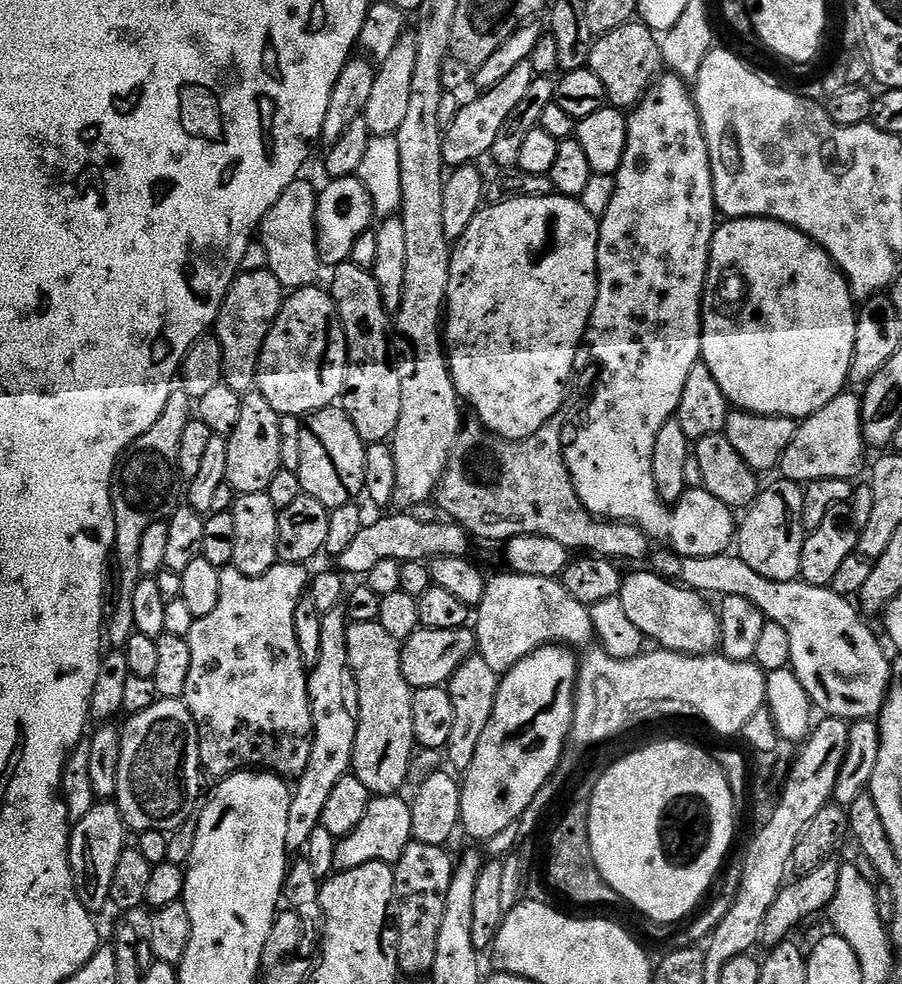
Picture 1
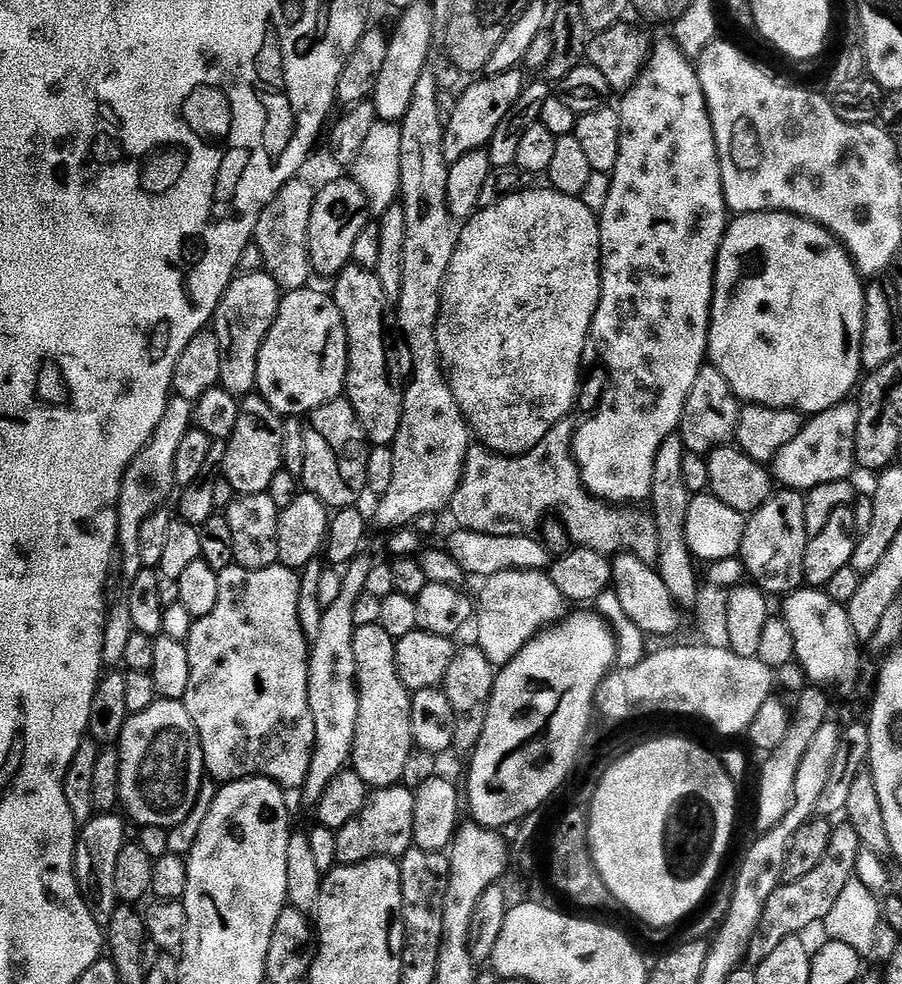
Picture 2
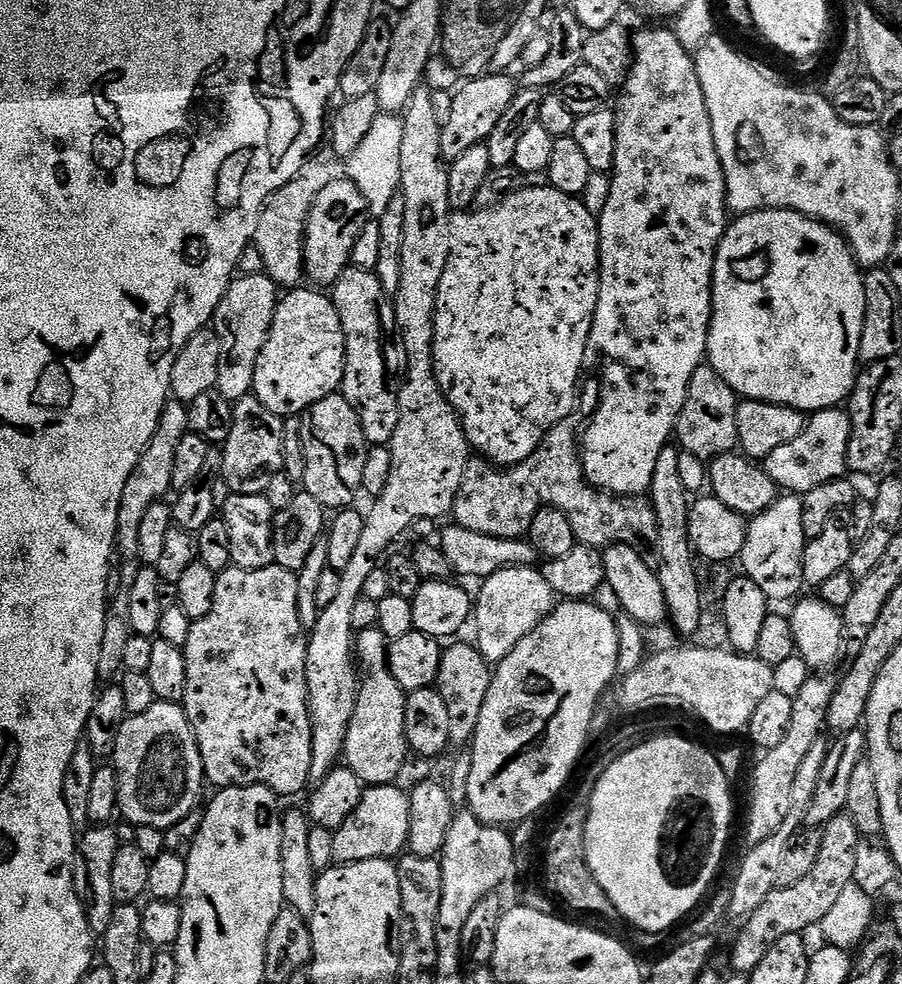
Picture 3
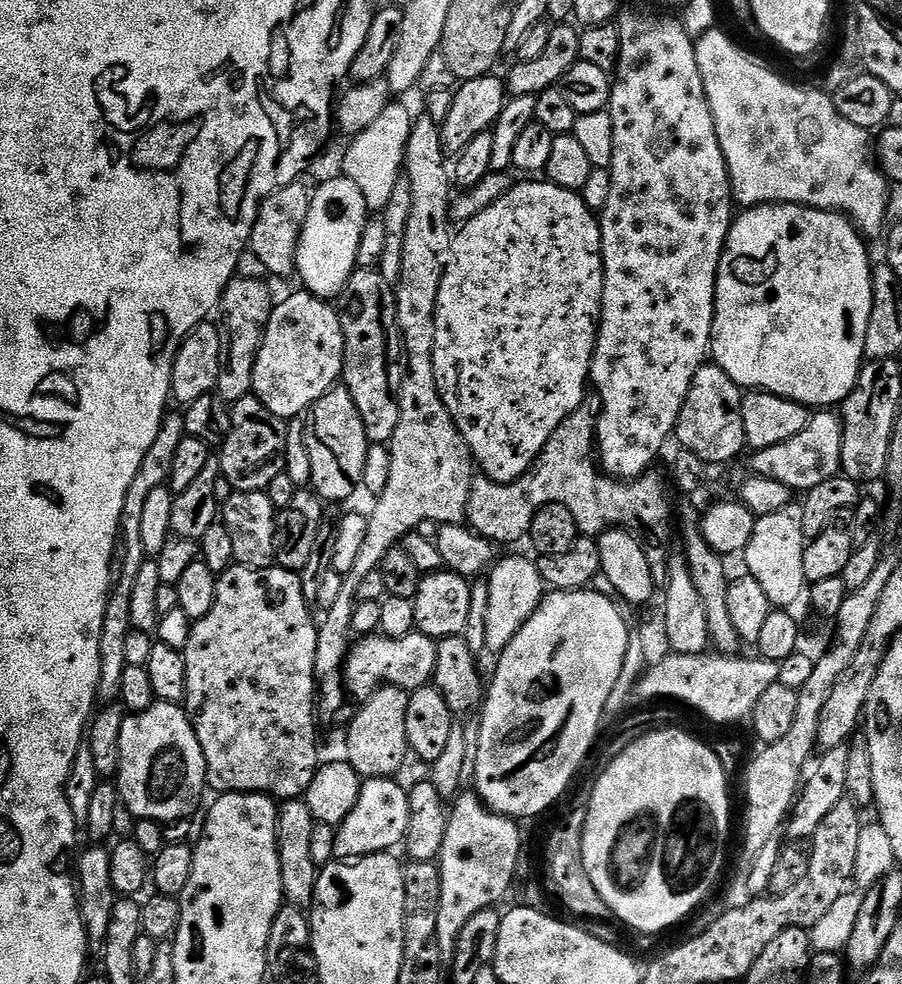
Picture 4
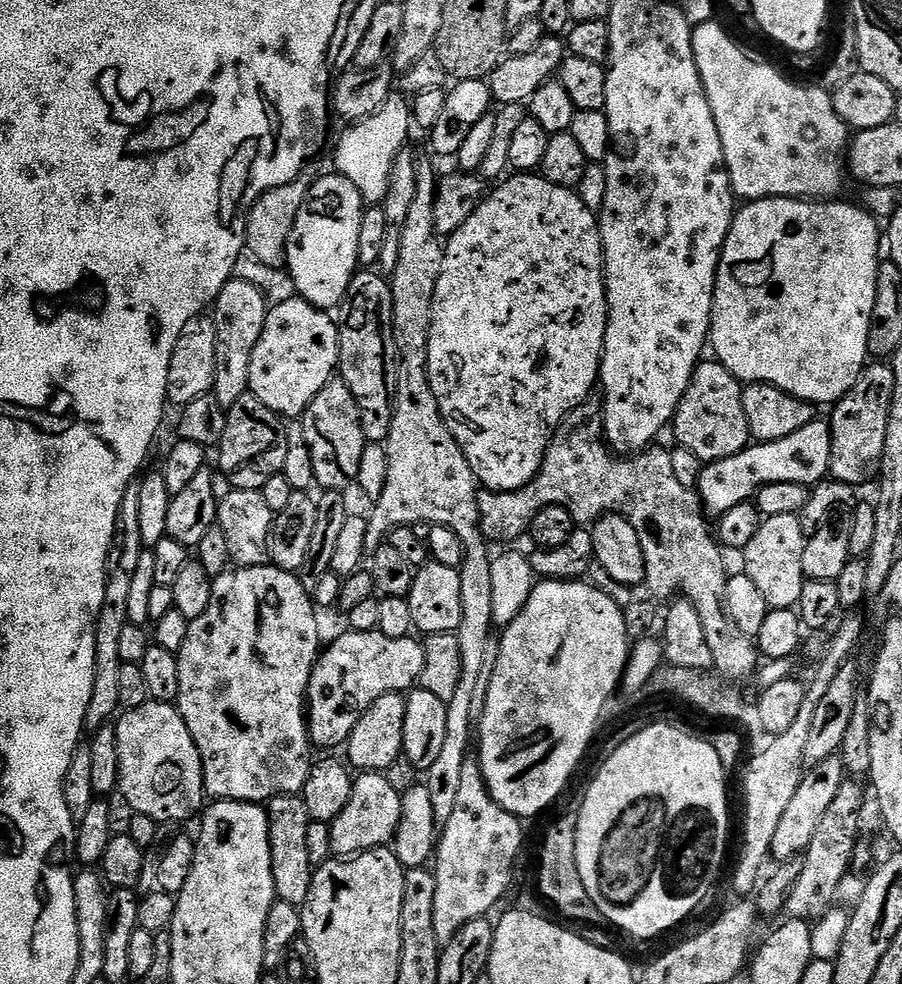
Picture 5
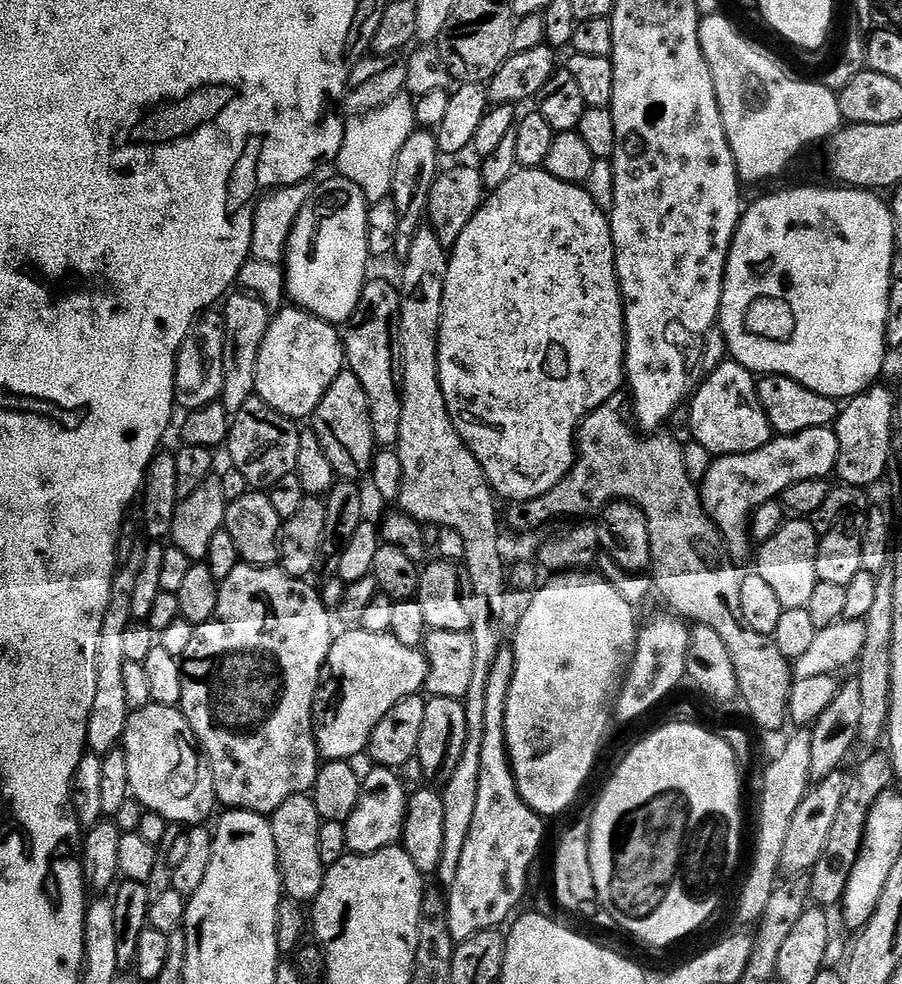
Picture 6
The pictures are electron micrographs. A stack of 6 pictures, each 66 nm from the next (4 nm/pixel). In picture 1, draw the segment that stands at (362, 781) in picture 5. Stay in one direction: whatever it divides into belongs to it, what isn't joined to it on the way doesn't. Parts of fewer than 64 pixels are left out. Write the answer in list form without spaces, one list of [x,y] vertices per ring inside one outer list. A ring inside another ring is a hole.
[[[403,795],[394,796],[373,796],[370,806],[366,806],[366,814],[362,814],[362,822],[350,830],[350,834],[339,837],[334,850],[333,873],[354,870],[358,866],[366,866],[366,862],[382,862],[395,866],[403,856],[412,839],[412,805],[407,799],[403,800]]]

